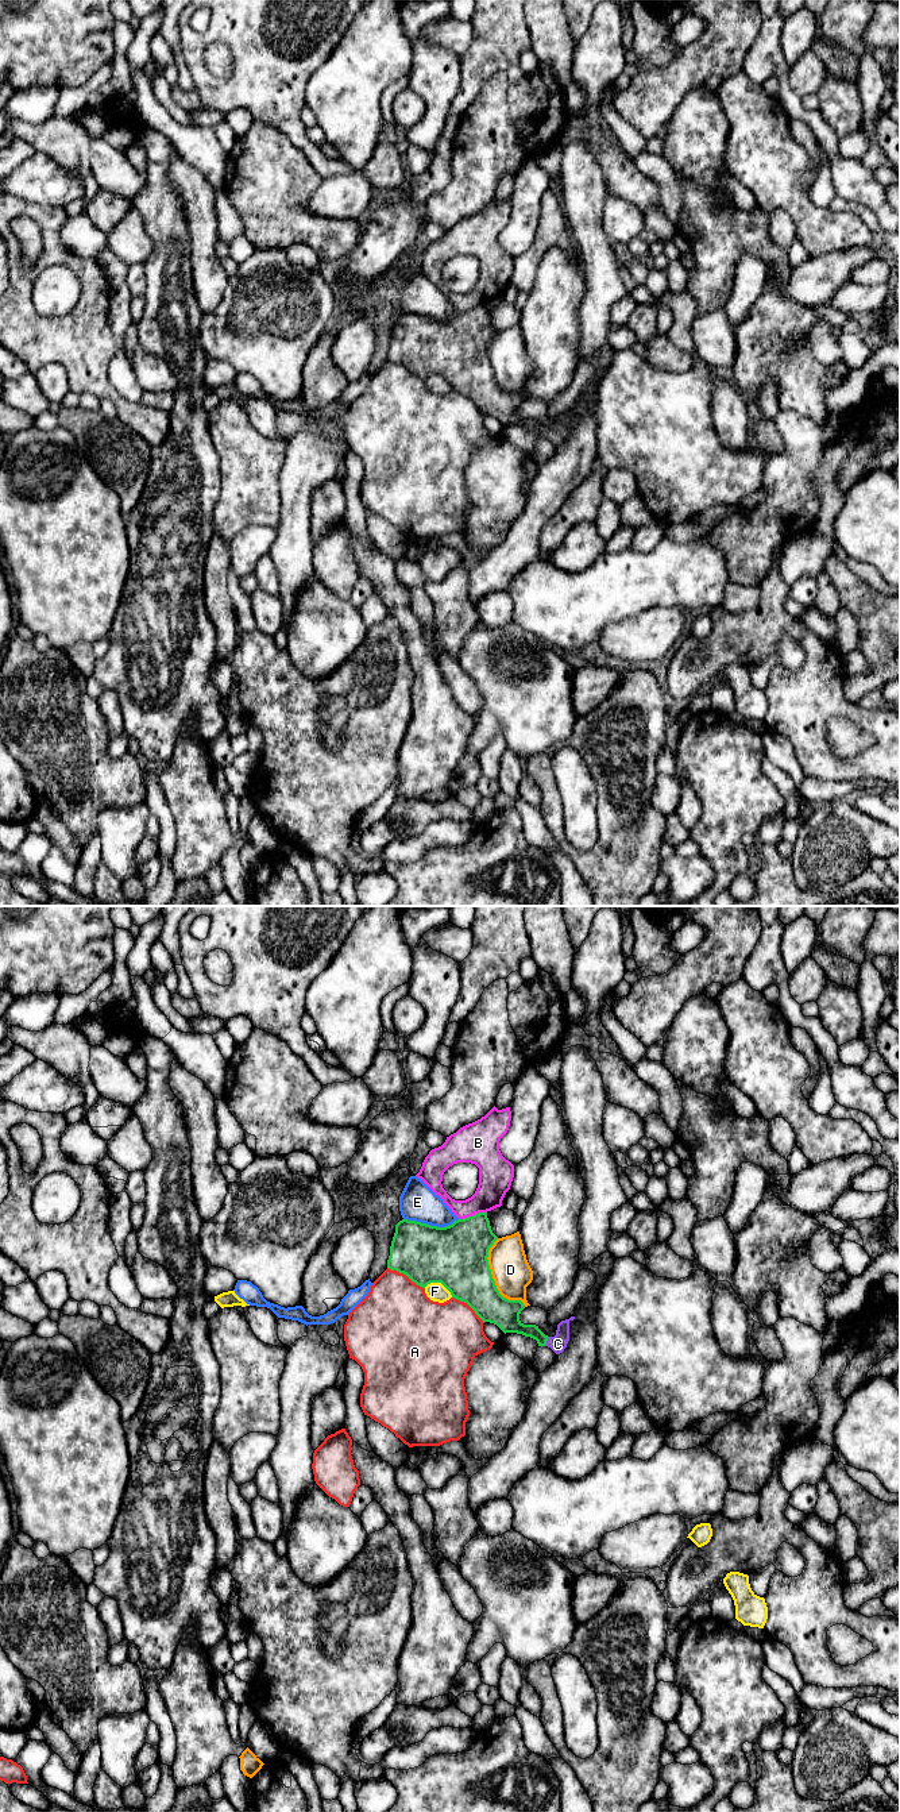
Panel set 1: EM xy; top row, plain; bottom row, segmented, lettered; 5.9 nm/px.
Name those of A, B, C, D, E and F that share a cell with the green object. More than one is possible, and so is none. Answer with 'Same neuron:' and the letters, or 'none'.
Same neuron: C

